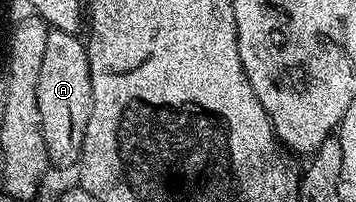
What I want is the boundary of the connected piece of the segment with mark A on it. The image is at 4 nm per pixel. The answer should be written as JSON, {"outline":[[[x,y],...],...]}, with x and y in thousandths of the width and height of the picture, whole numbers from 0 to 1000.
{"outline":[[[140,153],[135,238],[124,248],[124,322],[112,337],[112,416],[101,436],[101,515],[112,535],[124,733],[140,822],[205,827],[230,777],[236,653],[258,535],[247,238],[222,173]]]}

